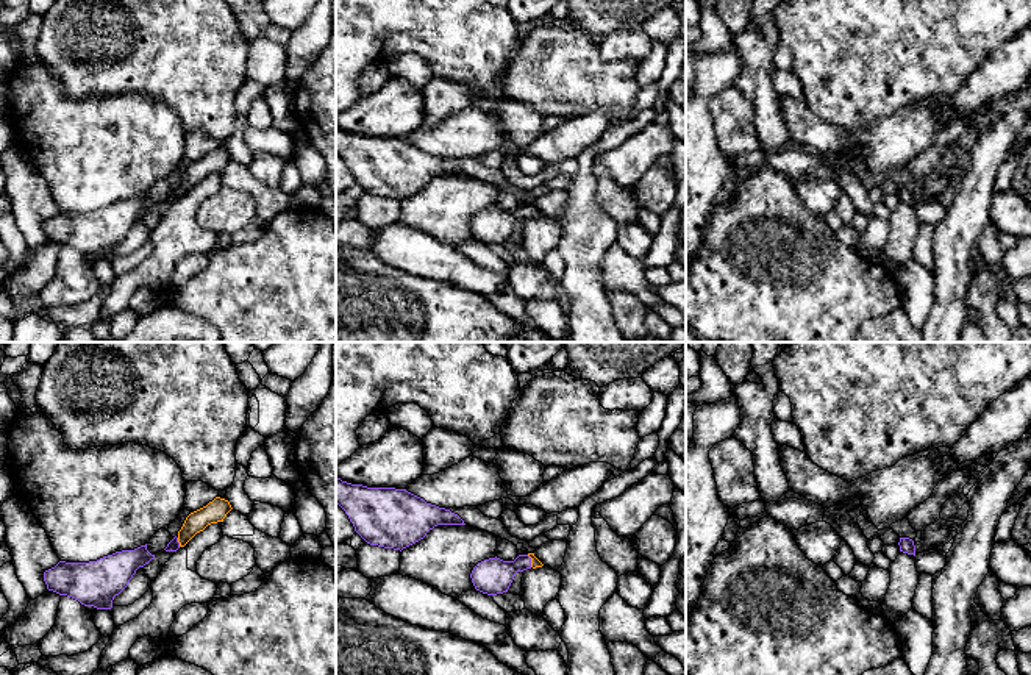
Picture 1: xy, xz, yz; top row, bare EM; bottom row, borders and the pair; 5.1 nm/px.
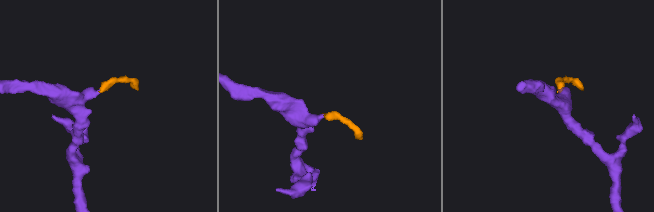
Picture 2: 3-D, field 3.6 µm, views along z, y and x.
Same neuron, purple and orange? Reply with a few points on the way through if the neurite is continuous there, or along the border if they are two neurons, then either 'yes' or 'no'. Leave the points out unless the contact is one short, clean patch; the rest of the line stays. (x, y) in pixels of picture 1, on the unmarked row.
across xy (174, 194), (178, 192), (202, 167), (214, 161) | yes

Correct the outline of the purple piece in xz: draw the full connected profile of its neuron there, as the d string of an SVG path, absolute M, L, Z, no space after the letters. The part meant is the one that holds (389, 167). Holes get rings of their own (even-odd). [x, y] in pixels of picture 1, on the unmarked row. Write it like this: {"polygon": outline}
{"polygon": "M336 128L336 153L370 195L403 200L437 175L466 175L450 159L395 138L367 138Z"}

